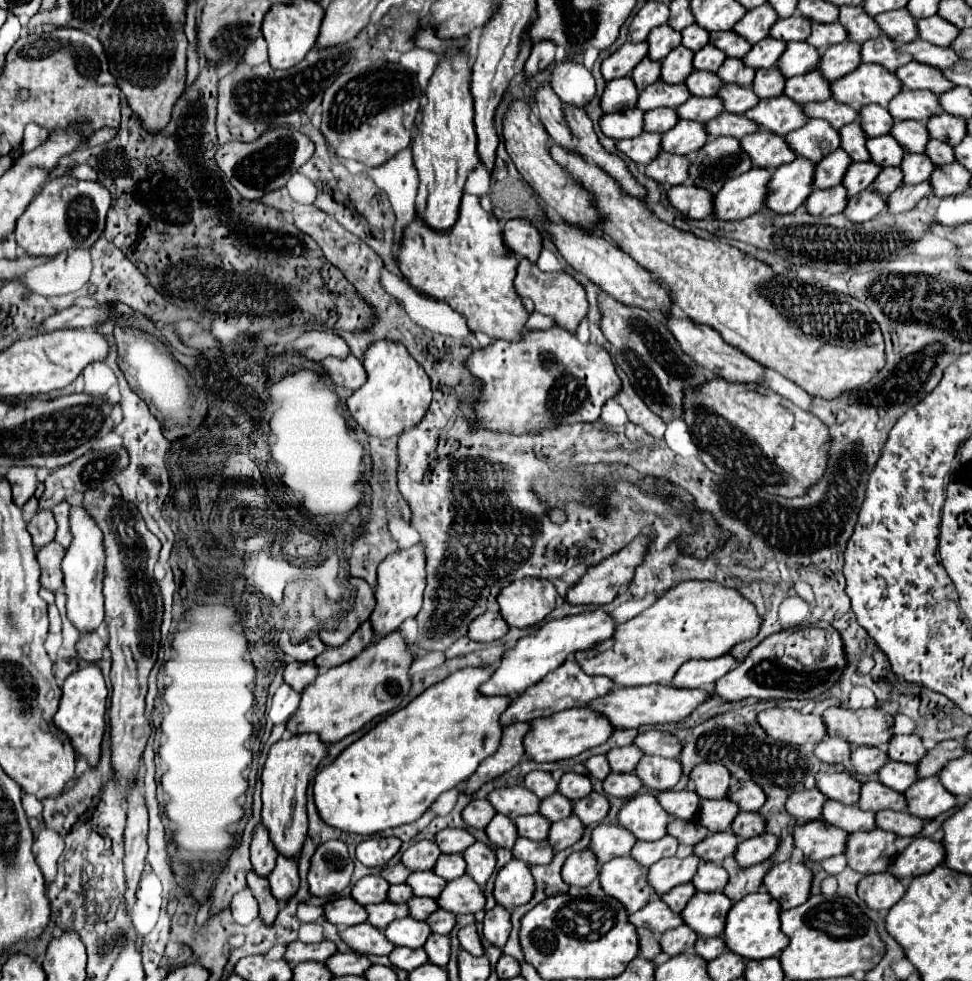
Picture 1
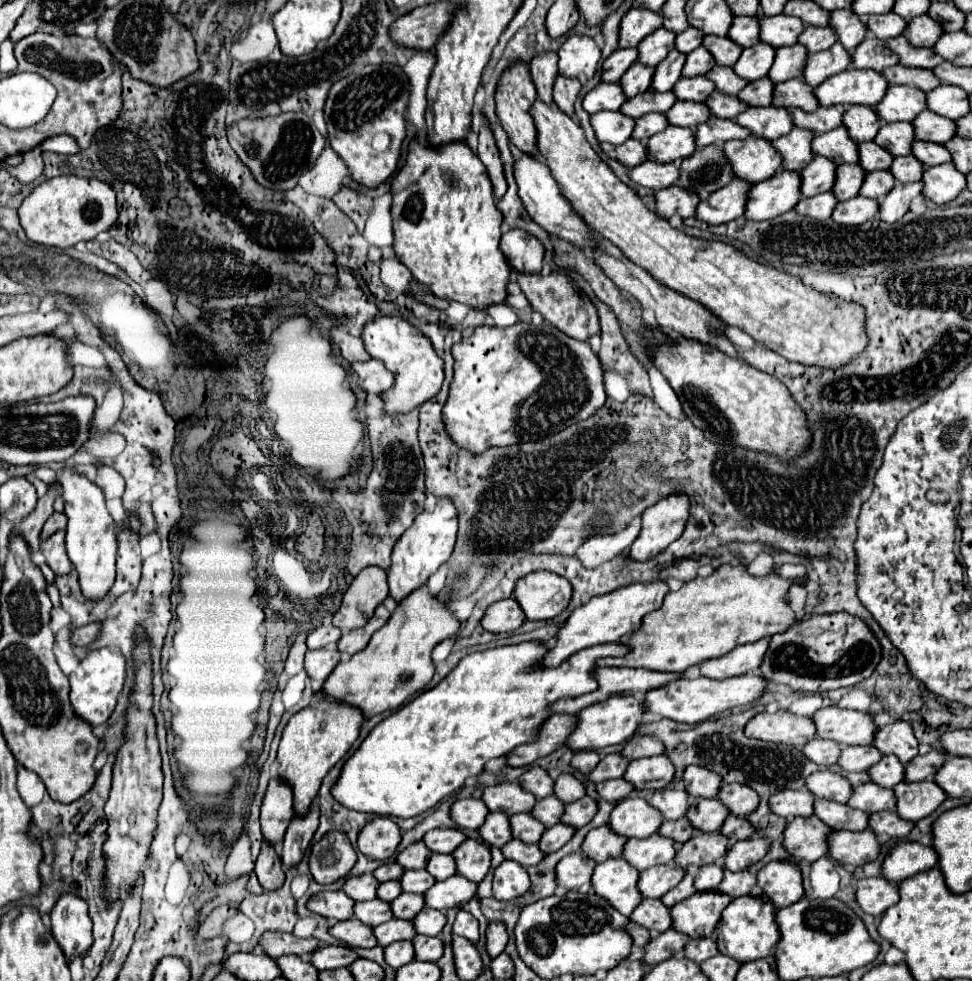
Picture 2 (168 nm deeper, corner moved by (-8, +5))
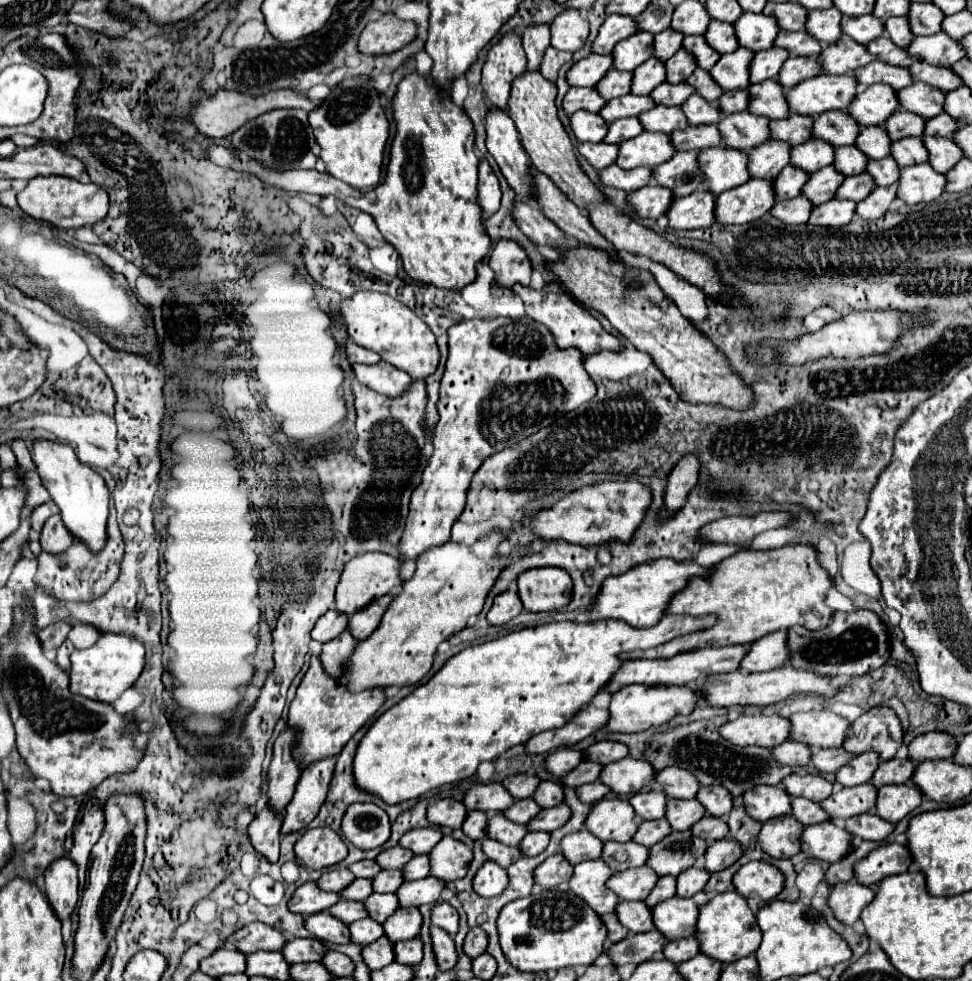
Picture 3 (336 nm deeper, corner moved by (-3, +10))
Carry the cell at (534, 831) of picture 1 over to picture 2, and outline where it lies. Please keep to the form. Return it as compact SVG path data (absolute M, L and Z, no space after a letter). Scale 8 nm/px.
M514 814L514 816L510 816L510 828L512 828L512 836L526 842L526 844L536 844L540 840L542 832L546 830L530 814Z

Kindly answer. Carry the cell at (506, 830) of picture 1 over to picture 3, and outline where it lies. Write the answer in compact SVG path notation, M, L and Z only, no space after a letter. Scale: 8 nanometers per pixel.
M469 811L461 829L471 839L485 839L487 837L487 813L485 811Z

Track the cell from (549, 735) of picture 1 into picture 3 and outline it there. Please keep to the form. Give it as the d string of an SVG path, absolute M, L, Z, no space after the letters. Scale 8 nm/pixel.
M627 685L613 693L611 697L611 707L609 707L609 721L605 723L603 731L605 733L639 733L649 727L659 727L661 723L669 721L673 715L683 713L689 715L695 705L697 705L699 693L681 685Z

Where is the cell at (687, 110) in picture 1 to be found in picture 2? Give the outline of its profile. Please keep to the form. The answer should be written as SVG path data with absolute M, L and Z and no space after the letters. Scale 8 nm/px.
M676 102L670 112L666 112L666 120L672 126L694 128L710 118L710 112L700 102Z

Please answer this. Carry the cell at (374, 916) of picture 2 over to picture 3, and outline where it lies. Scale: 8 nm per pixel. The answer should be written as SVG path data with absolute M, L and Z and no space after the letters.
M339 899L339 901L329 909L329 913L335 915L337 919L341 919L341 921L347 923L347 925L353 923L353 921L359 921L359 919L369 917L363 901L349 901L349 899Z

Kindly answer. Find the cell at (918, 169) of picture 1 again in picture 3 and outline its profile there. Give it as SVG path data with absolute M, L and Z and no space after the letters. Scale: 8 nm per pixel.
M885 157L885 159L877 159L877 161L871 161L869 163L869 173L873 175L875 179L875 185L891 185L891 183L897 183L901 173L899 173L899 165L895 163L895 159L891 157Z

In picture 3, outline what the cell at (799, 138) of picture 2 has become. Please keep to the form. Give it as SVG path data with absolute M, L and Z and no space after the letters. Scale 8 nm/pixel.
M769 139L749 151L749 175L755 179L775 179L779 171L789 163L791 147L777 139Z

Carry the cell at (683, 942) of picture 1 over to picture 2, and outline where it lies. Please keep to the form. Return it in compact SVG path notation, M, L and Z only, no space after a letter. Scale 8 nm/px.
M668 930L658 934L656 938L652 938L646 946L644 946L644 964L654 964L654 962L662 962L668 958L678 958L684 952L684 946L688 942L688 936L676 932L676 930Z

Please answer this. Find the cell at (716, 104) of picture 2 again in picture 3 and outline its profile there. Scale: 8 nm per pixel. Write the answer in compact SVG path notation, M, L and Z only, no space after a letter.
M693 93L683 105L681 109L685 111L689 125L713 125L719 123L721 119L721 109L717 105L711 105L707 99L701 99L701 95Z

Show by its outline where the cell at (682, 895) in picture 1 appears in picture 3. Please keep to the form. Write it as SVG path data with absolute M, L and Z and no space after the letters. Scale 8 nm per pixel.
M665 875L665 877L661 877L661 879L657 881L655 889L649 893L649 897L645 899L645 903L647 903L649 907L655 907L657 903L673 897L675 893L677 893L677 877Z

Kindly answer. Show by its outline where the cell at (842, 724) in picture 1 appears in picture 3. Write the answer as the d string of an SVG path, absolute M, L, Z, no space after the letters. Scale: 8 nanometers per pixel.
M829 709L795 713L789 721L791 739L807 743L809 747L841 747L851 727L851 721Z

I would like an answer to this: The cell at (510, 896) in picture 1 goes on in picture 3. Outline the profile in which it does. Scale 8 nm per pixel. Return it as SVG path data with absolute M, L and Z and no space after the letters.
M487 861L475 875L473 879L473 889L475 893L479 893L481 897L495 897L501 895L505 891L505 887L509 885L509 875L507 869L503 869L501 865Z

